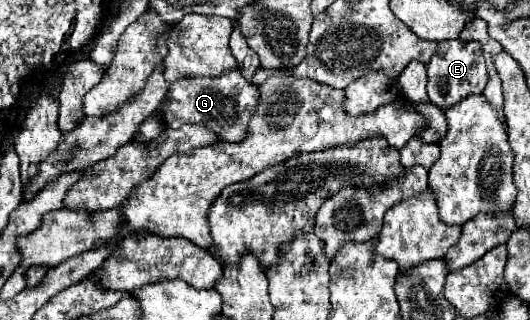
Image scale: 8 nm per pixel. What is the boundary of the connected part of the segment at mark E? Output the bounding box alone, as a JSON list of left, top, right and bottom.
[427,40,487,108]

